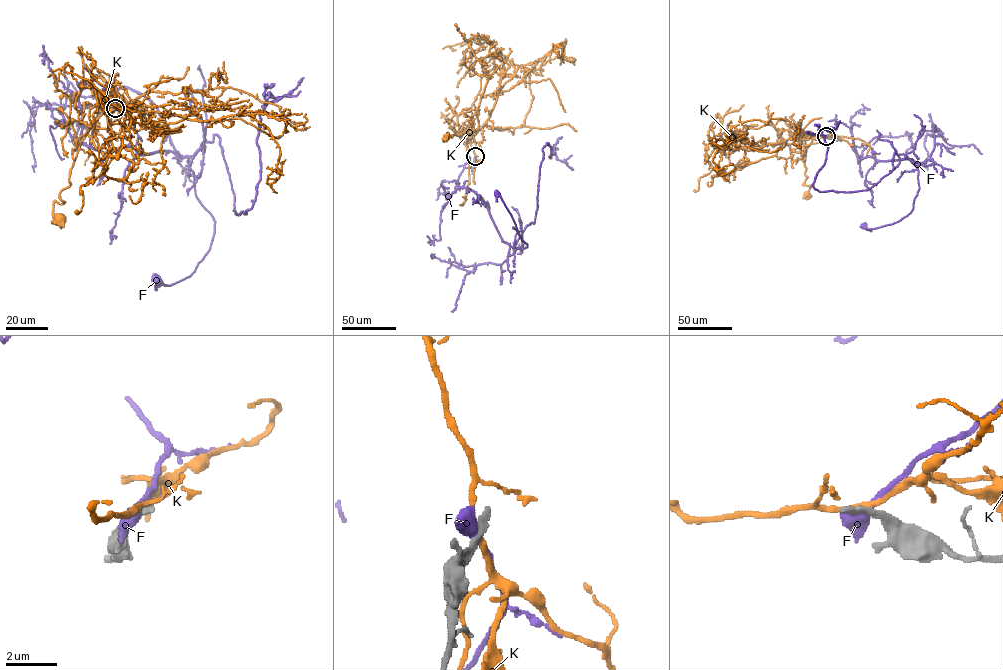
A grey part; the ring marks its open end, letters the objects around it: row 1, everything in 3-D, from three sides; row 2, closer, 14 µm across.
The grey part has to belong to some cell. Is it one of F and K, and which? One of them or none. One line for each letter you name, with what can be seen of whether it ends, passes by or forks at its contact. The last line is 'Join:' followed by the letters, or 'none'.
Join: none

